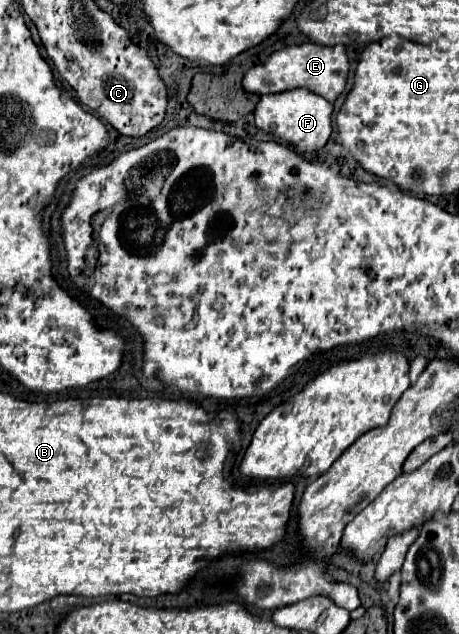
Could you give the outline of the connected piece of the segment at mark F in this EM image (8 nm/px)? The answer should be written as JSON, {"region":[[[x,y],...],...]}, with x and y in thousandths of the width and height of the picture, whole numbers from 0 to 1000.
{"region":[[[669,139],[603,145],[603,148],[577,148],[556,167],[556,199],[577,205],[590,215],[603,215],[634,227],[647,240],[678,240],[695,237],[712,227],[721,215],[721,177],[725,167],[708,155],[673,145]]]}

